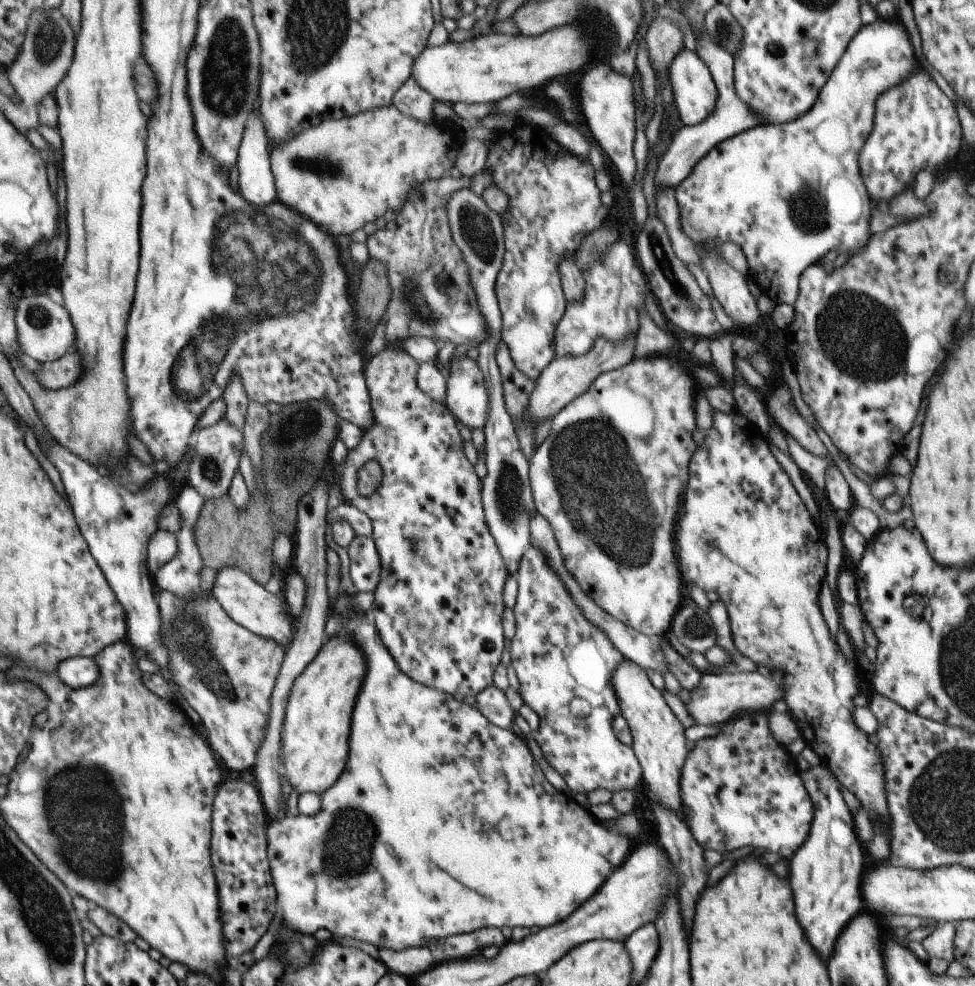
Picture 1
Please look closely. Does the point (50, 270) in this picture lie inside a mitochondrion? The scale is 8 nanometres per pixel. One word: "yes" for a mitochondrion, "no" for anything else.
no

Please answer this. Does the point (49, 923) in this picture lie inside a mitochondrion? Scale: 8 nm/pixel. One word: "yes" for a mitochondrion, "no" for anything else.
yes

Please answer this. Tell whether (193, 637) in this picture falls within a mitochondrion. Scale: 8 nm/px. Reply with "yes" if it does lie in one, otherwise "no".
yes

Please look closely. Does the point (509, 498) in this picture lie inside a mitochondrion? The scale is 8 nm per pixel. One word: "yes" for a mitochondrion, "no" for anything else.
yes

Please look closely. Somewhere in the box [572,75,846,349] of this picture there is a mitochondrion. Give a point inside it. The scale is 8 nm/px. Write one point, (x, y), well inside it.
(809, 199)

